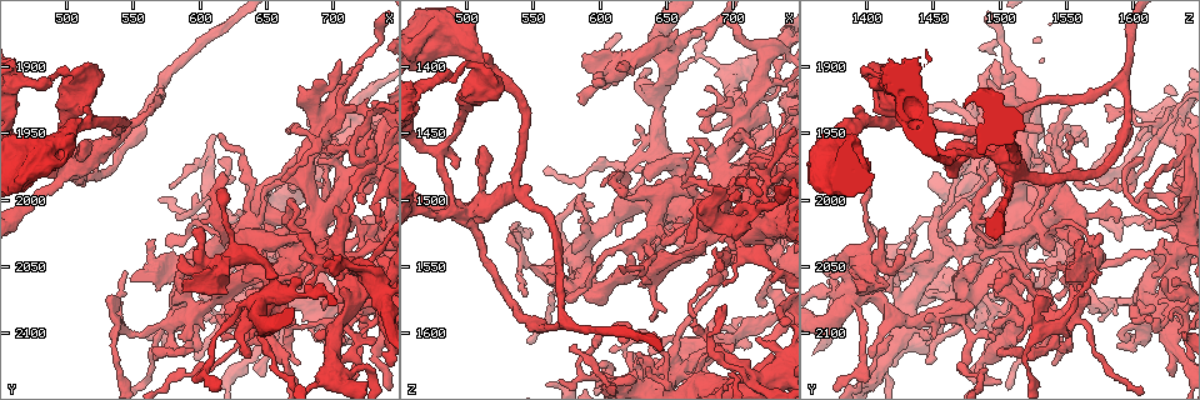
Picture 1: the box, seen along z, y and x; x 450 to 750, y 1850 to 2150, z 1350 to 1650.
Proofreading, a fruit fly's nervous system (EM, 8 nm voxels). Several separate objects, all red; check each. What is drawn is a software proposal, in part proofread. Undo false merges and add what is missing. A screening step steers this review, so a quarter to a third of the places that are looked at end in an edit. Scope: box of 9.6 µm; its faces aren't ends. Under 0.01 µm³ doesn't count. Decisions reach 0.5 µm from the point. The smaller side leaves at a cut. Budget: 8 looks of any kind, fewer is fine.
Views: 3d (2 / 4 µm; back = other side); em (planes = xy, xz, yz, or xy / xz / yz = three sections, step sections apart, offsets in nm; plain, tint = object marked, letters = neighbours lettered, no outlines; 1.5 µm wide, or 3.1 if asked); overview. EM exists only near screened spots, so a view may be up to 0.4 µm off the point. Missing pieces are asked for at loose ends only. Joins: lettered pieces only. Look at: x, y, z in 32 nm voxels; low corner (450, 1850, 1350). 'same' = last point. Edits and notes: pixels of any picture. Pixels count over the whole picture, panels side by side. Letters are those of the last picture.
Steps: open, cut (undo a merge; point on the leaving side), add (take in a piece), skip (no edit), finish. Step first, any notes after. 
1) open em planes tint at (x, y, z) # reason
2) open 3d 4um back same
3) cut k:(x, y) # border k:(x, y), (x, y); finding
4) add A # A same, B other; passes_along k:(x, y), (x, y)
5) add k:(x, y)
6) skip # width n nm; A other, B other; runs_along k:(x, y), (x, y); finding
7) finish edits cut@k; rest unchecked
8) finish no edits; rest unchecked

open em planes letters at (596, 2066, 1630) # tapers out

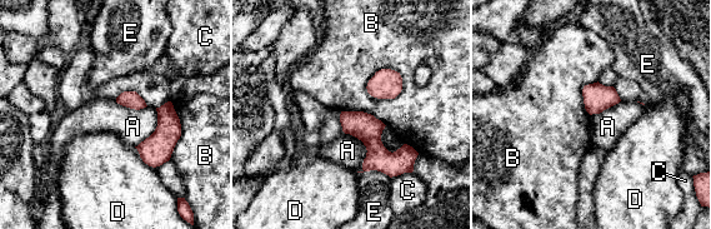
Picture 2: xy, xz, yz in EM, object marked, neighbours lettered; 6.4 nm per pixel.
skip # A other, B other, C other, D other, E other; runs_along 2:(344, 114), (391, 163), (409, 164); none of them fits

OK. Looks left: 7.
open 3d 2um at (604, 1970, 1638) # abrupt turn

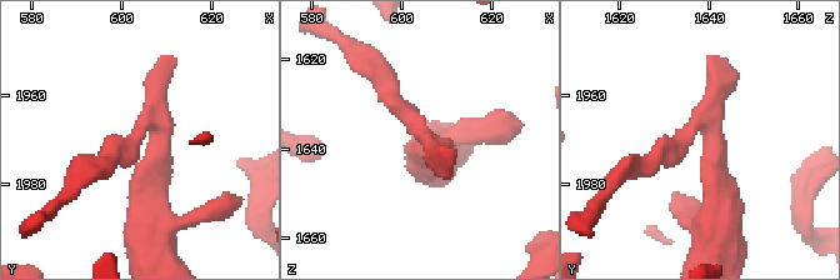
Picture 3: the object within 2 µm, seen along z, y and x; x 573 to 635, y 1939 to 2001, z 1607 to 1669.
open em xy step 8 tint at (603, 1969, 1636)

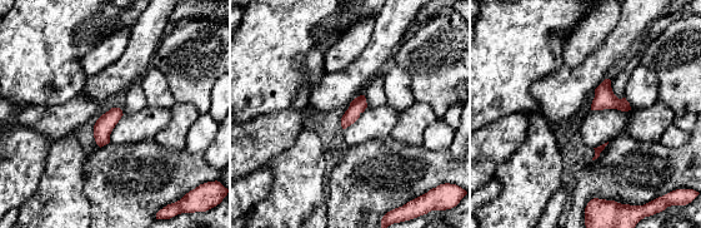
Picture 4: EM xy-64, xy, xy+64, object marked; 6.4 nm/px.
open em planes letters same

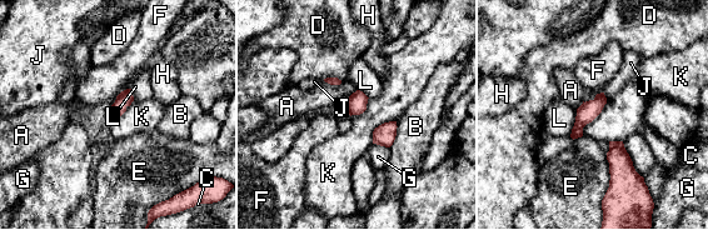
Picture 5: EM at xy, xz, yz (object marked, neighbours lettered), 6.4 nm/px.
skip # A other, B other, C other, D other, E other, F other, G other, H other, J other, K other, L other; border 5:(395, 120), (379, 124), (372, 143); one cell here

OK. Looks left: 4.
open 3d 2um at (616, 2050, 1402) # looks like a crossing

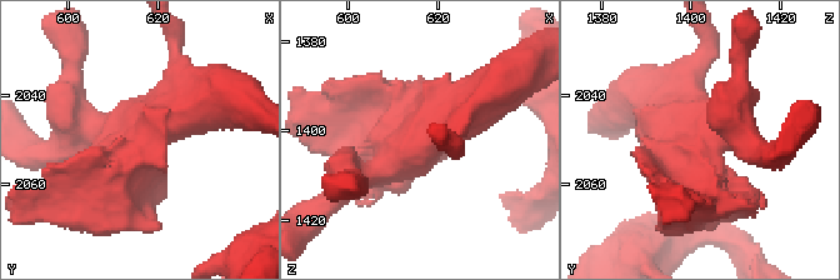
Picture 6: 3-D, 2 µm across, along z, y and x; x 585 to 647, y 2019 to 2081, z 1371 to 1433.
open em planes letters at (617, 2049, 1400) # shape alone is not enough

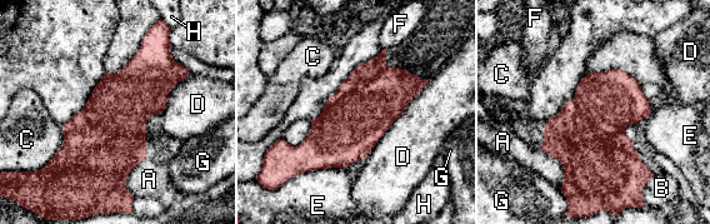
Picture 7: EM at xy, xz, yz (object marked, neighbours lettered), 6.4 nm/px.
skip # A other, B other, C other, D other, E other, F other, G other, H other; border 7:(429, 80), (364, 159); all the same cell

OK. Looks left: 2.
finish no edits; rest unchecked

